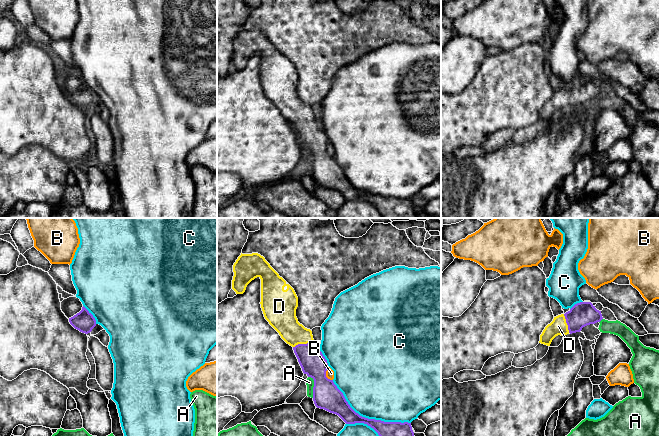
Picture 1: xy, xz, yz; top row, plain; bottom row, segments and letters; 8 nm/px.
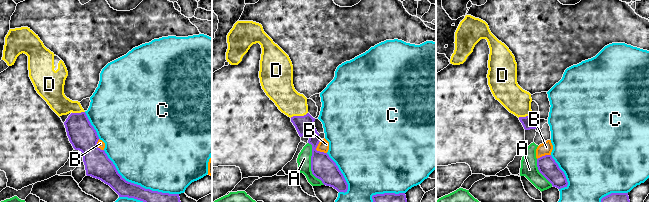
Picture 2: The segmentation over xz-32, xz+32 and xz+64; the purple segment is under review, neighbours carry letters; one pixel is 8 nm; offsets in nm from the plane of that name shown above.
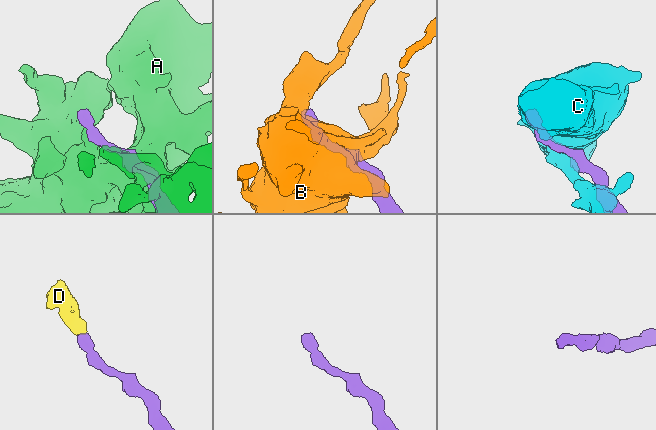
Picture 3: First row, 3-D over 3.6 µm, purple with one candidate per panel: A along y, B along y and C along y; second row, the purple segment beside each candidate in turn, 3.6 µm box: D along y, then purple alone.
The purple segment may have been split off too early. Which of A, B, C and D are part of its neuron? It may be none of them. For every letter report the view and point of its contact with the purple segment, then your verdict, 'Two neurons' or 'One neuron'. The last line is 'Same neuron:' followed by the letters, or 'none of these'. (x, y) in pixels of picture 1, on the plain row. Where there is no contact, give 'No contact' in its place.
A: Touches purple at xz (314, 162). Two neurons
B: Touches purple at xz (325, 151). Two neurons
C: Touches purple at xz (367, 194). Two neurons
D: Touches purple at xz (303, 120). One neuron
Same neuron: D

